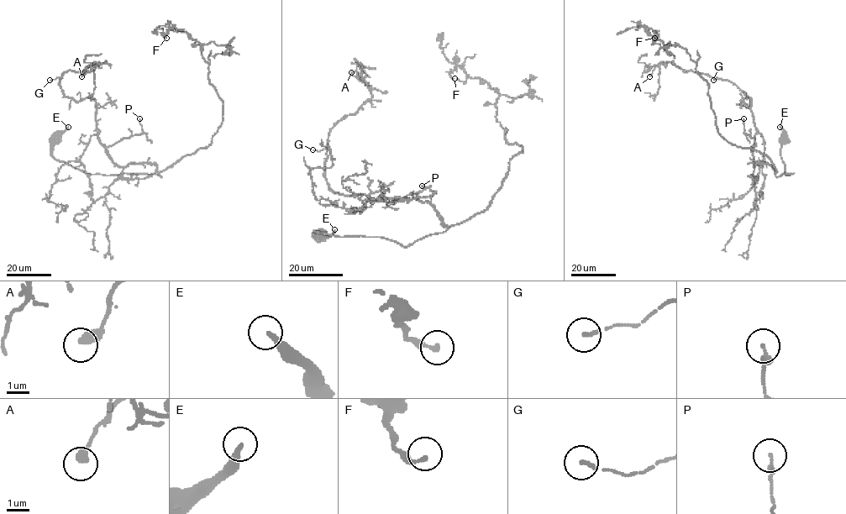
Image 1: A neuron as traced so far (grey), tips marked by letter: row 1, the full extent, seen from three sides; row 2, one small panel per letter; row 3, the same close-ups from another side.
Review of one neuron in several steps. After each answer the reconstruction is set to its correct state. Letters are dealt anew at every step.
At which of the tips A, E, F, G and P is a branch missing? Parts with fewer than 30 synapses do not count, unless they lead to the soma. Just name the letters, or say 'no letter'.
no letter

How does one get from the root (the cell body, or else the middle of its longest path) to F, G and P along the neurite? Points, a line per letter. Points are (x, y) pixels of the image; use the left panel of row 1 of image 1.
F: (55, 138), (55, 158), (106, 175), (161, 176), (207, 146), (223, 102), (203, 44), (173, 26), (166, 38)
G: (55, 138), (52, 155), (87, 173), (161, 176), (155, 163), (118, 166), (96, 102), (49, 80)
P: (55, 138), (52, 155), (87, 173), (161, 176), (155, 163), (118, 166), (103, 146), (140, 135), (139, 118)

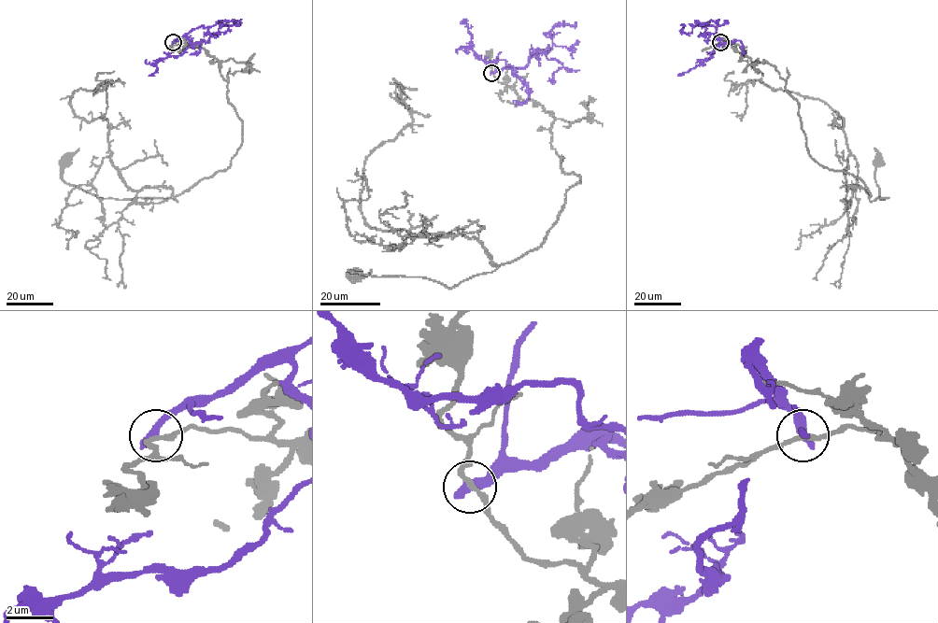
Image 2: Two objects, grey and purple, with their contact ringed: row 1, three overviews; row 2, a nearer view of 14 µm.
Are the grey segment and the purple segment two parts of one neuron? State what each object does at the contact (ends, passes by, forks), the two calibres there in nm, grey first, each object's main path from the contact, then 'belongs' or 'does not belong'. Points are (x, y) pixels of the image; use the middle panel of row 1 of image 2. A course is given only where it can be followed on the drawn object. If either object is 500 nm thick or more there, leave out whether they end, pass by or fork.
grey passes by; purple ends; calibres 190 and 460 nm; course grey (491, 73), (550, 114), (561, 166), (580, 176), (544, 242), (452, 287), (353, 275); course purple (491, 73), (523, 68), (531, 49), (551, 48), (549, 35), (557, 24), (572, 26), (576, 21); does not belong

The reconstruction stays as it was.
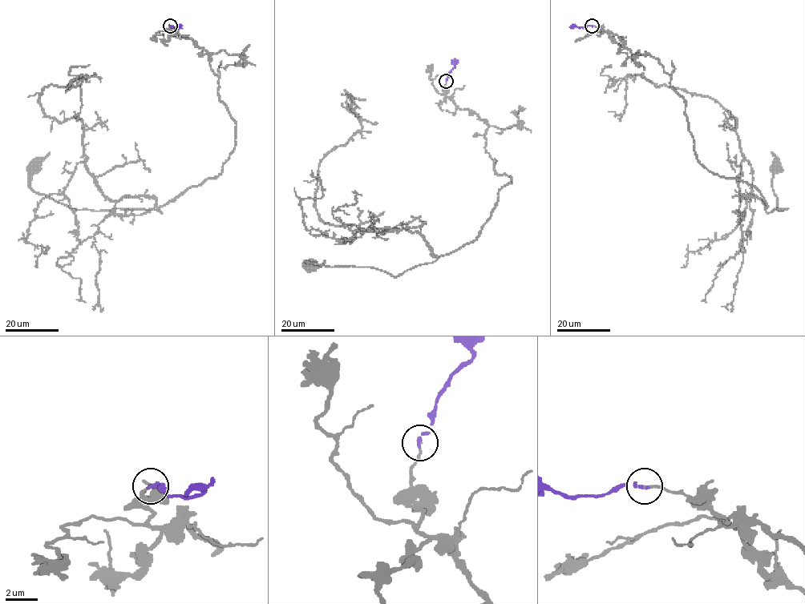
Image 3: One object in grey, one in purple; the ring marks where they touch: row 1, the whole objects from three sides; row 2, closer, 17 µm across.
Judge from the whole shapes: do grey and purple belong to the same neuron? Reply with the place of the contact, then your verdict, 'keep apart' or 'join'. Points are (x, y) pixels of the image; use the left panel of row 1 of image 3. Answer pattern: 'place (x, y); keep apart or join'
place (170, 26); join

